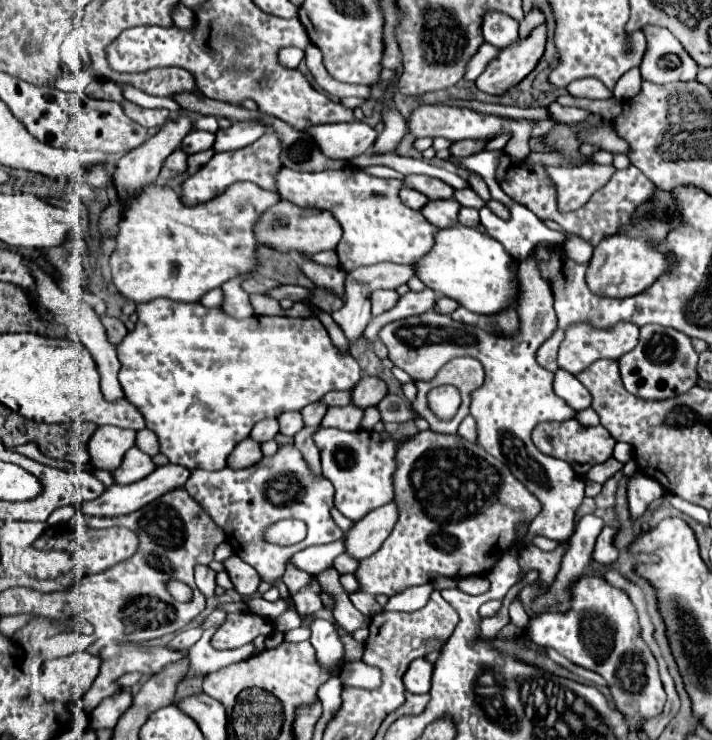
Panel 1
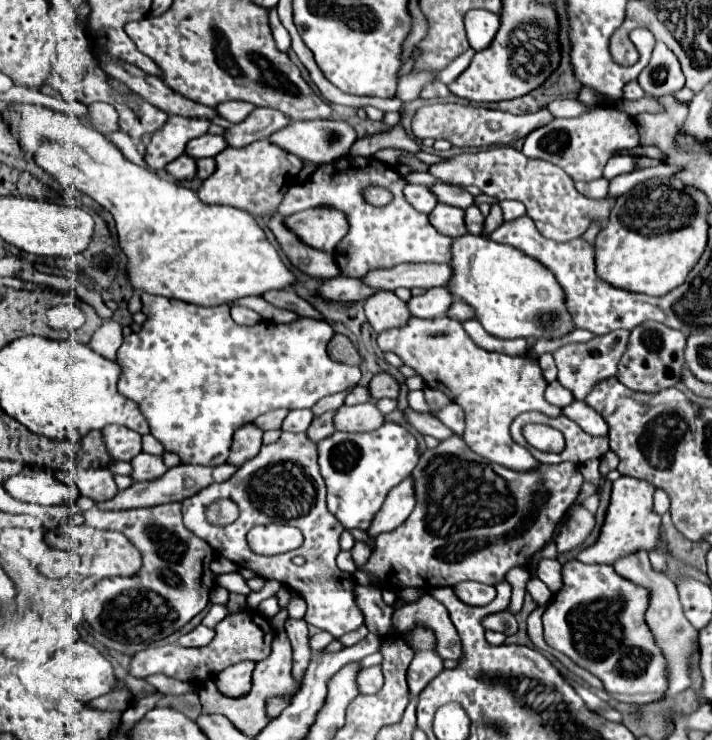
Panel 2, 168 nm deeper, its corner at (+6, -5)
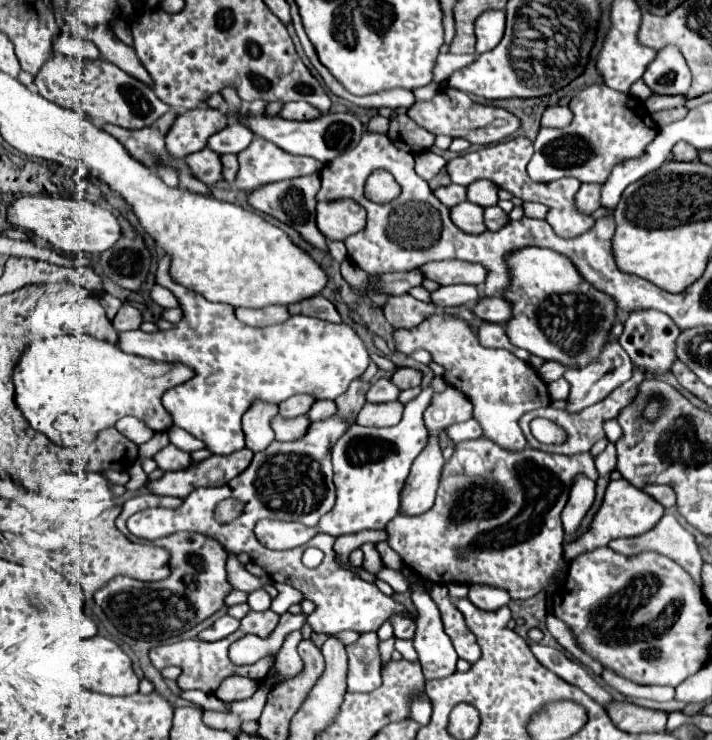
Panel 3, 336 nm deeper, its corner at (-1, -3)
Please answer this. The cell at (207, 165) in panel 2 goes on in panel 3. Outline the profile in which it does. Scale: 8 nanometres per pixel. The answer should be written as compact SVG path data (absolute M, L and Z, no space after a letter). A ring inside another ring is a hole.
M226 154L220 158L222 160L222 178L226 182L234 182L236 172L238 172L238 160L234 154Z

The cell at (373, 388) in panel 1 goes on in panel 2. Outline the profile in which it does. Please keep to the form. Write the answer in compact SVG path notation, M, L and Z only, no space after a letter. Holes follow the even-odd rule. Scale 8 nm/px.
M377 374L369 384L373 398L397 398L399 396L399 382L391 374Z

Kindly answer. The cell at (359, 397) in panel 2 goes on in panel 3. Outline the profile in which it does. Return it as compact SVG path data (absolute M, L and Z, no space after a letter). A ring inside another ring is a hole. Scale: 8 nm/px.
M380 378L376 384L370 386L366 400L368 402L392 402L398 398L398 394L400 390L388 378Z

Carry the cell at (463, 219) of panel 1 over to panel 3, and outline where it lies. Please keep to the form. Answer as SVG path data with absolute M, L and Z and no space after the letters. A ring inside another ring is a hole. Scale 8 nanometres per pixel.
M500 206L484 208L484 224L486 224L488 230L494 232L494 230L502 228L506 222L508 222L508 214Z

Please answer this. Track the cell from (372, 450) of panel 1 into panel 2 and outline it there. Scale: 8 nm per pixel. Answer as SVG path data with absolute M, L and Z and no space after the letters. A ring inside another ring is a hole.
M385 422L381 428L363 434L335 432L317 444L321 476L327 484L327 506L345 530L369 530L387 492L417 466L417 448L415 436L395 422Z

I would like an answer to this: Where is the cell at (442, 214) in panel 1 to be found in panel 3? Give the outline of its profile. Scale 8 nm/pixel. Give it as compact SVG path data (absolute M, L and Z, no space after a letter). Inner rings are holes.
M462 202L456 204L454 208L450 208L450 218L454 220L454 224L466 232L466 234L482 234L486 230L484 220L482 220L482 206L476 206L472 202Z

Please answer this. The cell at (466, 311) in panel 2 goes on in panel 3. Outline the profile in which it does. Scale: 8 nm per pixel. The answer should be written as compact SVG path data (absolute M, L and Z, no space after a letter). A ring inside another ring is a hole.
M484 296L472 306L472 314L476 320L482 320L482 322L504 324L510 318L510 304L504 298Z

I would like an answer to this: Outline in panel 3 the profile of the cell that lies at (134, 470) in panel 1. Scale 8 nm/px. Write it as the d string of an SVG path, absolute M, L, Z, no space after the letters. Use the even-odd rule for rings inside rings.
M168 444L166 448L162 448L156 456L154 456L158 468L162 472L174 472L174 470L184 470L186 466L190 466L190 454L178 450L174 444Z

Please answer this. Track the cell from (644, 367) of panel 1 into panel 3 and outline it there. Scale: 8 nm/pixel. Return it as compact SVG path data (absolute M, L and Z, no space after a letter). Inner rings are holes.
M642 310L642 312L632 312L630 318L624 322L624 332L620 336L620 346L626 350L630 356L632 364L636 368L642 368L648 376L658 376L658 374L668 374L676 356L674 356L674 344L680 336L680 328L666 316L664 312L656 310Z

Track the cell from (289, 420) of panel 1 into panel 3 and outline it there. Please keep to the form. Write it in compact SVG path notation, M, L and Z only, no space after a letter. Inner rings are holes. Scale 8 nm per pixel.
M316 400L306 416L310 418L310 422L314 422L314 420L326 420L334 412L336 412L336 404L332 400Z

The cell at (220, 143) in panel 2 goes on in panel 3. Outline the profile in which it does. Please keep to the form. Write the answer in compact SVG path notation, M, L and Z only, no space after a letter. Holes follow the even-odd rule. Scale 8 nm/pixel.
M236 122L236 124L226 126L224 130L212 134L208 138L208 146L218 154L230 154L230 152L238 154L252 142L252 138L254 138L254 134L250 132L250 128Z

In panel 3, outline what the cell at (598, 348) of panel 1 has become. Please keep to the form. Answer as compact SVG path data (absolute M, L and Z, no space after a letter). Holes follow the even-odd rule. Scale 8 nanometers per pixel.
M608 340L606 348L602 348L602 352L600 352L598 360L594 360L594 364L588 364L586 368L580 368L580 370L568 368L564 372L564 378L570 382L570 396L568 396L566 410L568 412L580 412L582 408L596 404L604 396L608 396L614 388L618 388L620 384L630 380L630 376L632 376L632 362L630 362L628 354L618 344L618 340Z

